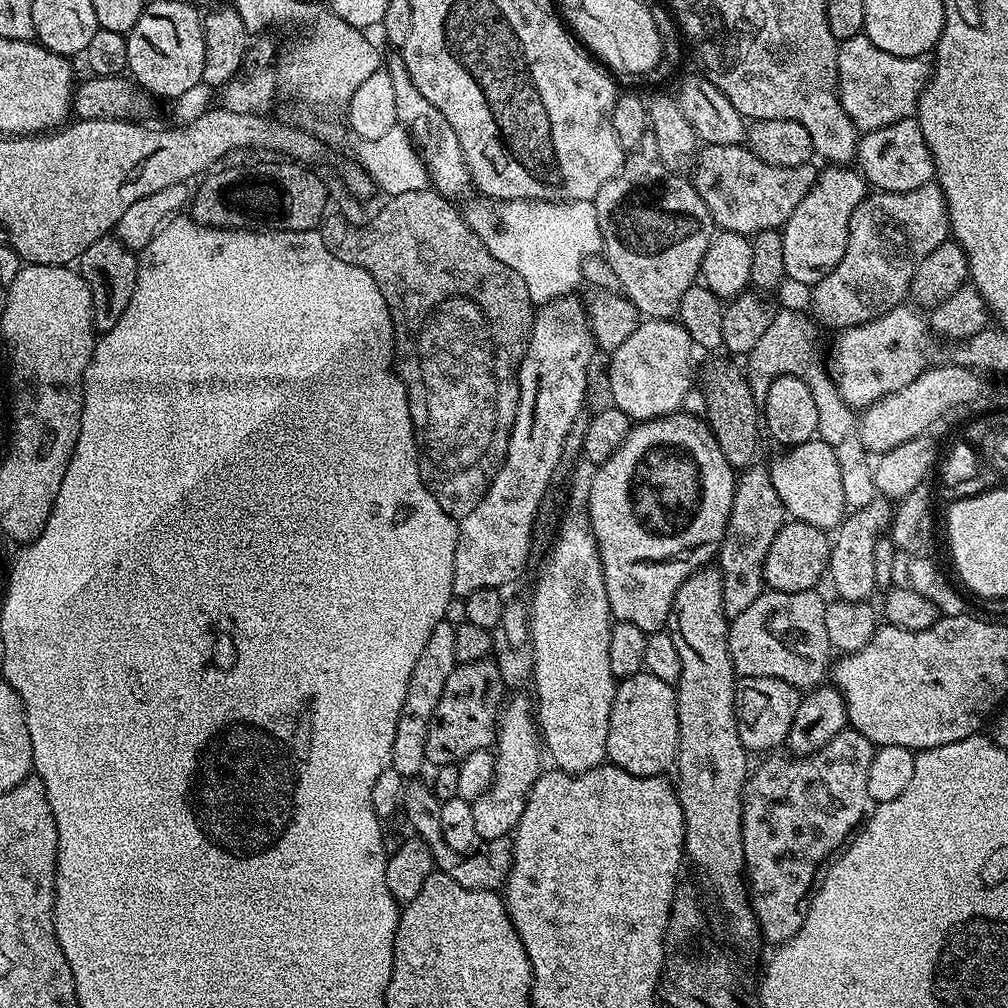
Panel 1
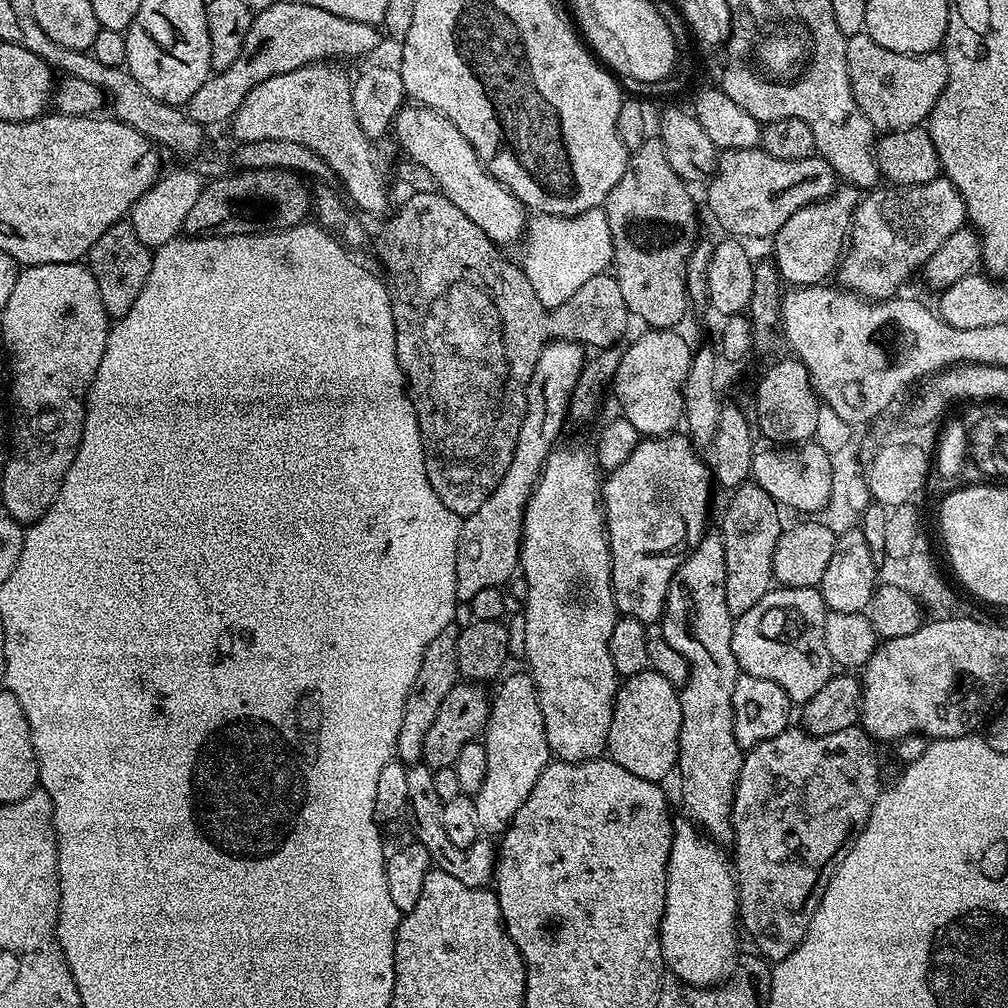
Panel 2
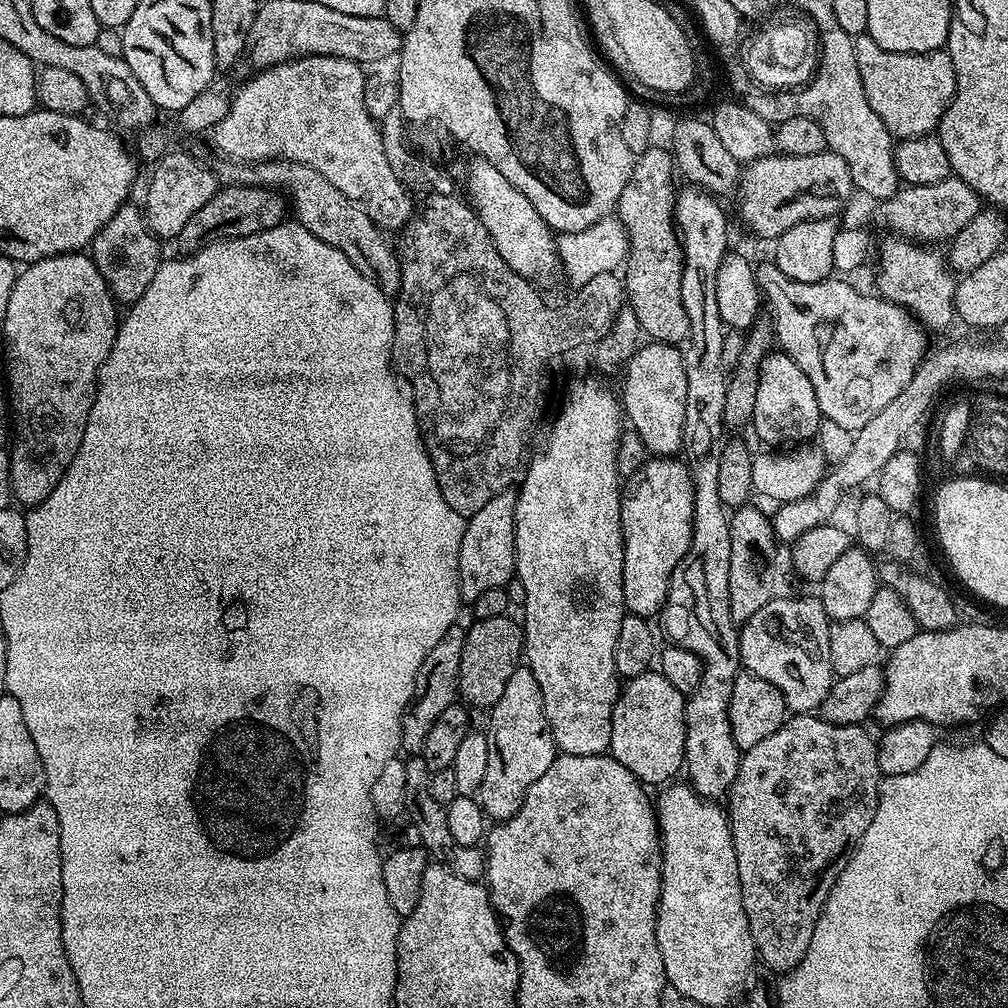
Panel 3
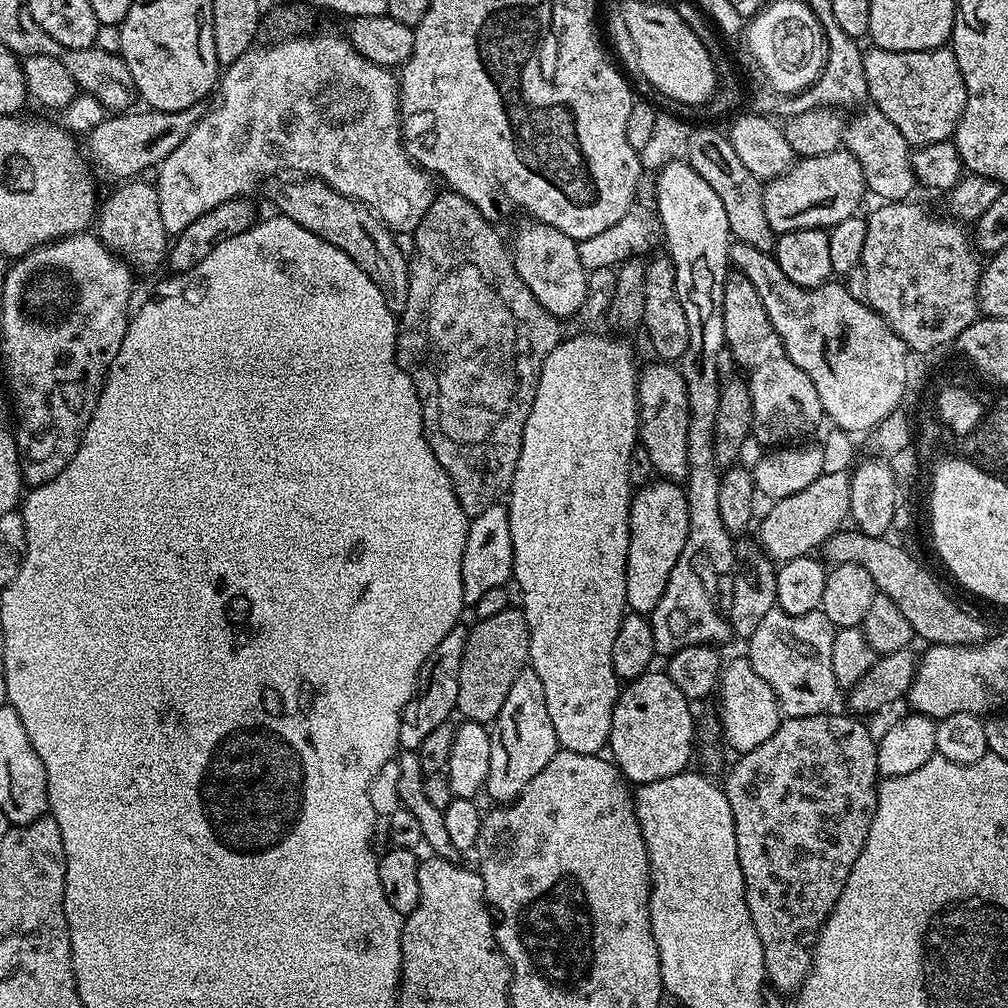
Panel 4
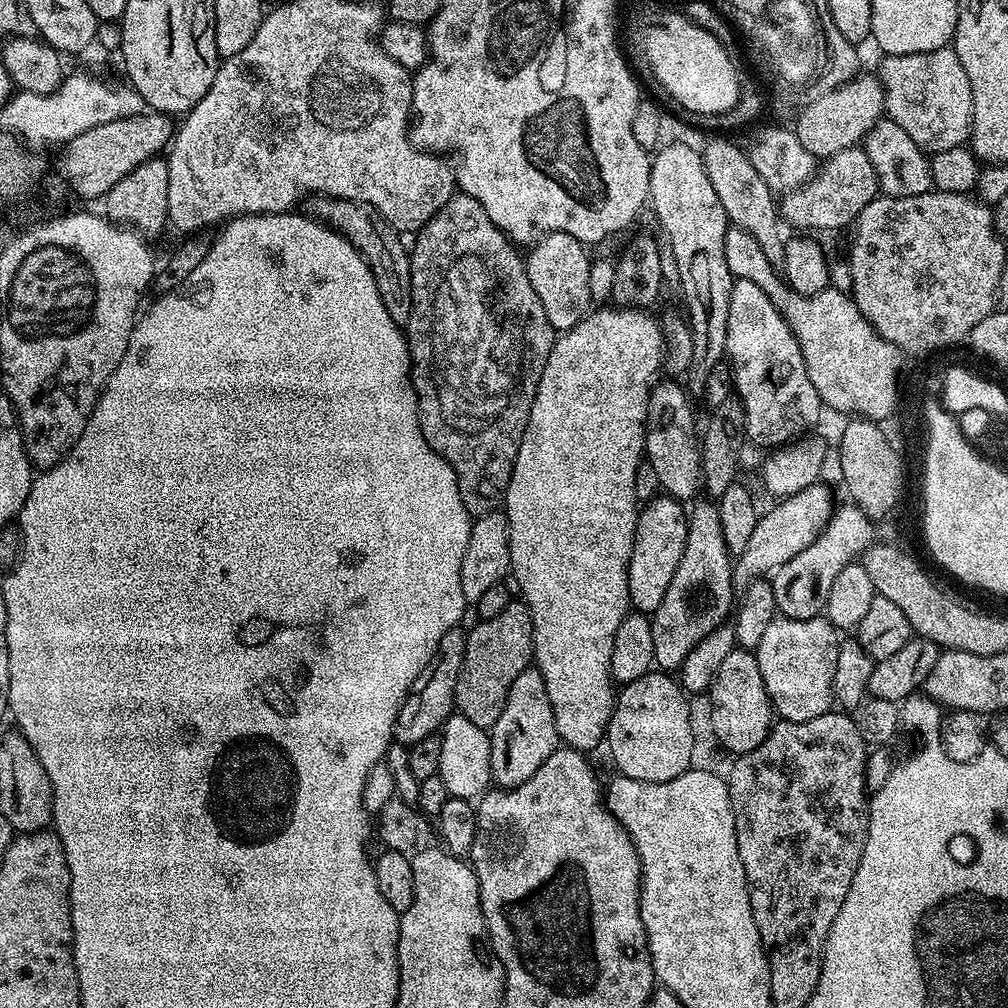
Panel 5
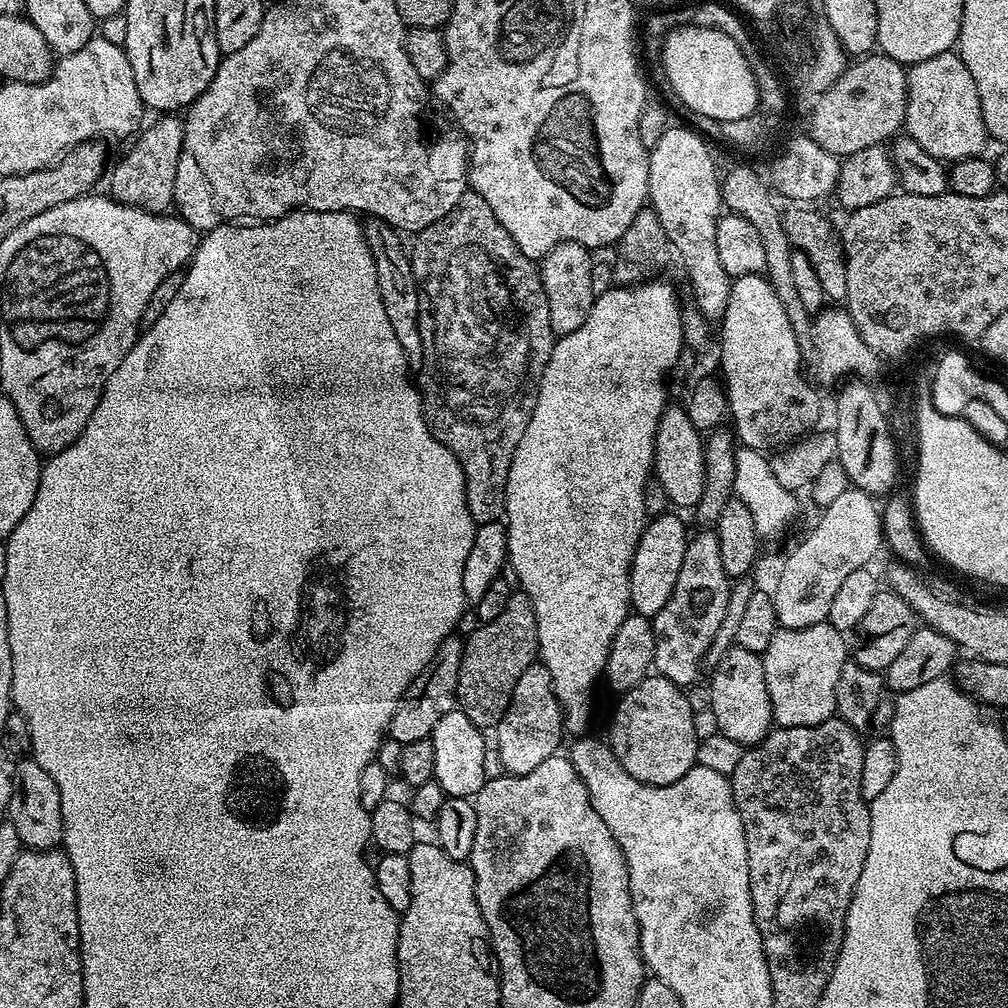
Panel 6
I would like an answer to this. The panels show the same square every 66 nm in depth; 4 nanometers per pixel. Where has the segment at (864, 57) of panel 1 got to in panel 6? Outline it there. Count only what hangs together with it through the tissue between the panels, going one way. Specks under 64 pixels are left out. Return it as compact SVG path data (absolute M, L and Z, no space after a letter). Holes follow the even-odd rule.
M943 52L934 58L926 58L926 62L918 62L911 65L907 69L908 73L908 101L906 102L906 114L904 115L904 128L907 135L914 138L914 142L918 142L918 146L922 146L922 150L926 150L926 154L930 154L941 162L955 162L957 160L965 160L971 156L979 156L985 150L984 147L990 144L990 137L988 135L988 128L984 125L982 118L982 102L978 98L978 86L974 82L974 77L970 75L970 70L966 70L966 62L962 62L962 58L955 52Z

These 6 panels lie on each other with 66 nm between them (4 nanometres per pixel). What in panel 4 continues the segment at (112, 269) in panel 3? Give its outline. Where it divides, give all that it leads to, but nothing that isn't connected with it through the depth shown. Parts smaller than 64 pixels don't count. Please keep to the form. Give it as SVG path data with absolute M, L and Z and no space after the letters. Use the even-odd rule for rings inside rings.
M133 178L113 188L116 189L109 194L108 201L103 201L98 210L99 238L125 264L152 272L165 263L170 247L170 233L162 226L162 210L158 210L156 185L149 181L147 184L144 178Z

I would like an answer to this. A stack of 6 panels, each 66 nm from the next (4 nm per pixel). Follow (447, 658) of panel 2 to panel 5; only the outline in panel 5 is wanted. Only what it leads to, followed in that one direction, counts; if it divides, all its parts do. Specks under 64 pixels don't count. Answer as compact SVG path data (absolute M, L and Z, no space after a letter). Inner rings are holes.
M463 627L451 628L438 642L438 650L434 650L434 658L418 674L404 703L400 705L400 713L396 719L394 740L397 744L411 746L422 742L422 738L435 736L443 729L448 717L453 715L456 708L456 683L460 677L460 667L464 657L464 638L466 632Z

